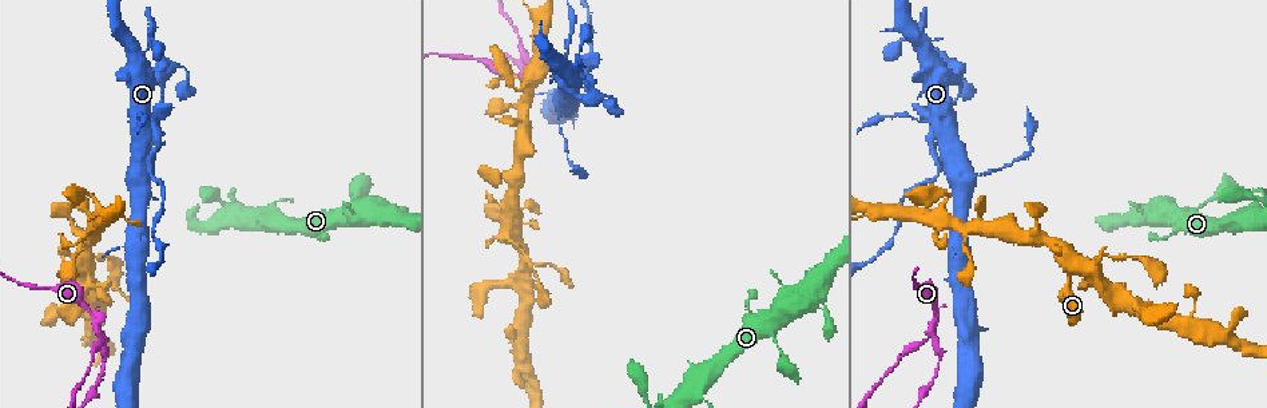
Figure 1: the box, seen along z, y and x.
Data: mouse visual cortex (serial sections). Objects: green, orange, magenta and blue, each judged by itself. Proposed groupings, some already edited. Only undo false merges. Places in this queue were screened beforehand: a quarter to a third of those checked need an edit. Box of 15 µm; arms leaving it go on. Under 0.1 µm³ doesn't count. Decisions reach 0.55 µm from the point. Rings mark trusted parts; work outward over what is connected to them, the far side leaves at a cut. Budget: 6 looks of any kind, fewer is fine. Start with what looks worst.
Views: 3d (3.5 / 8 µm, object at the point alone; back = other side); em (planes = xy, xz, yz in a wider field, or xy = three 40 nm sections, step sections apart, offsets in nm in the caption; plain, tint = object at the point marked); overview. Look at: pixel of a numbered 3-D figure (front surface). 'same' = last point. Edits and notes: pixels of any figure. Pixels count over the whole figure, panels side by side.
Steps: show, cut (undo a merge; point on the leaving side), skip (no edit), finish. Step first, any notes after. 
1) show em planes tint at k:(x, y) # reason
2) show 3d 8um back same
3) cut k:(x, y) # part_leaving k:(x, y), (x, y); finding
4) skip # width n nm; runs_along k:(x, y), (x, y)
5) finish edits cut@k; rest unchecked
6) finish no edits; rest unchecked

show 3d 8um back at 1:(930, 330) # sharp bend

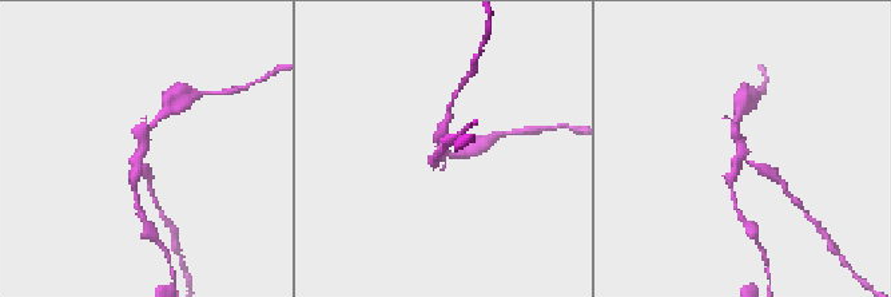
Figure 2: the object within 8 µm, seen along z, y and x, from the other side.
show 3d 3.5um at 2:(437, 149)

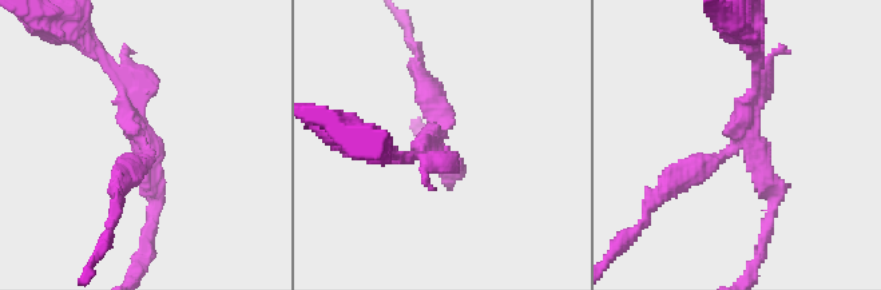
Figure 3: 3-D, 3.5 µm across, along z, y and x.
show em xy step 5 tint at 3:(136, 125) # arms 3; arm_widths 150, 250, 250 nm; need the tissue

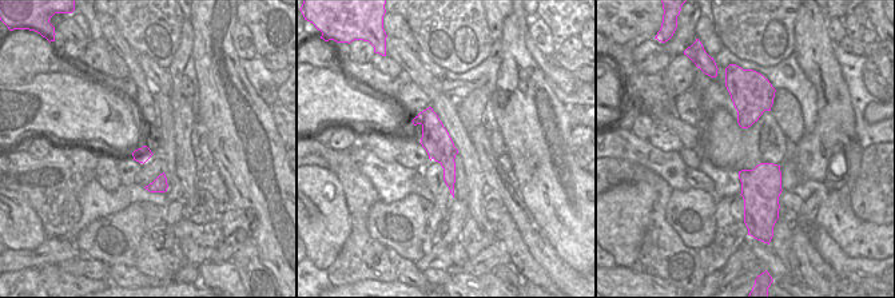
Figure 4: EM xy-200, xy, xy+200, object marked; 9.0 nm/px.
cut 3:(769, 187) # width 260 nm; part_leaving 3:(762, 70), (751, 140), (773, 185); two cells meet here

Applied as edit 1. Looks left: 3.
show 3d 8um at 1:(537, 16) # three-way junction

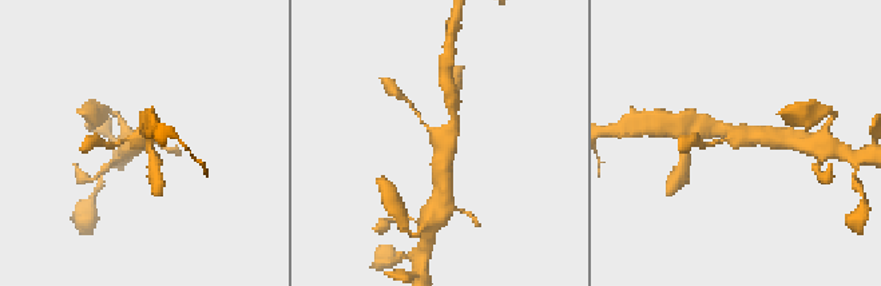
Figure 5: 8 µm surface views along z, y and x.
show em planes tint at 5:(738, 136) # arms 3; arm_widths 150, 300, 400 nm

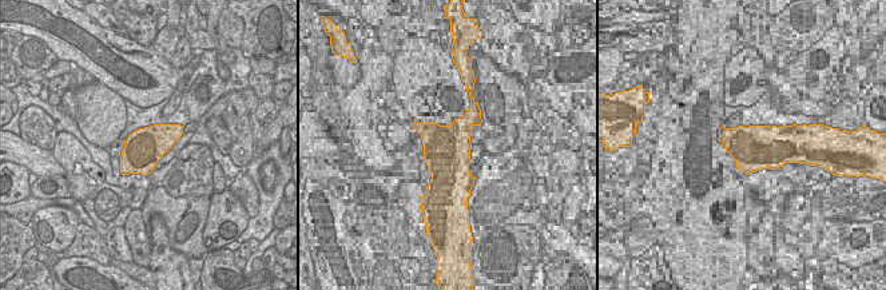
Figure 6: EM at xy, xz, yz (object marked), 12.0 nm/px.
skip # runs_along 5:(443, 175), (452, 107); all the same cell

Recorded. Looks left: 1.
finish edits cut@3; rest unchecked

